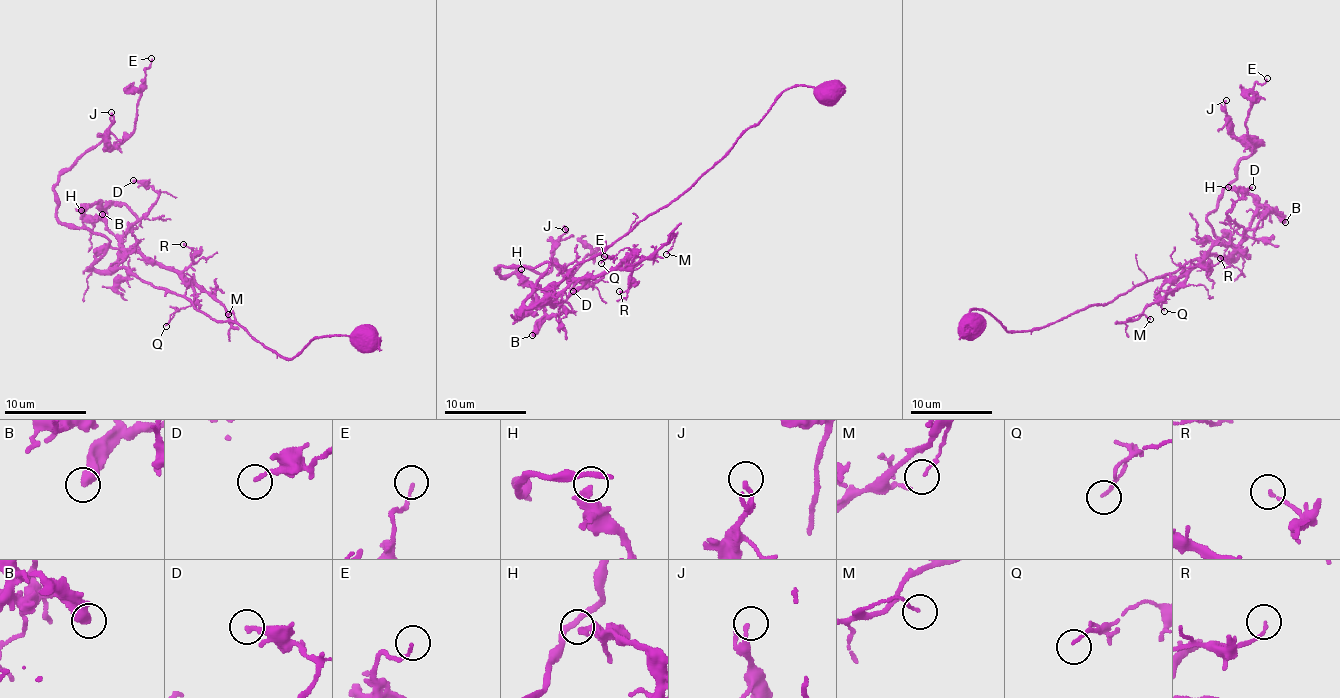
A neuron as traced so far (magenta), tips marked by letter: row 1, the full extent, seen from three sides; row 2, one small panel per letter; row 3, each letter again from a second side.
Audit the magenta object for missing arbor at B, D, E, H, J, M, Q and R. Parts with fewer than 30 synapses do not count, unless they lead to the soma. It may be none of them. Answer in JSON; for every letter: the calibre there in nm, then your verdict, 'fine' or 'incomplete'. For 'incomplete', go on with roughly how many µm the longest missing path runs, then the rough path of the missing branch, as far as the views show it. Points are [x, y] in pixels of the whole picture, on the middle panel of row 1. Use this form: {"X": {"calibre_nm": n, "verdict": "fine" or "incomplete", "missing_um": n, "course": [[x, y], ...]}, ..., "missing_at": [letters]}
{"B": {"calibre_nm": 480, "verdict": "fine"}, "D": {"calibre_nm": 180, "verdict": "fine"}, "E": {"calibre_nm": 110, "verdict": "fine"}, "H": {"calibre_nm": 360, "verdict": "fine"}, "J": {"calibre_nm": 160, "verdict": "fine"}, "M": {"calibre_nm": 110, "verdict": "fine"}, "Q": {"calibre_nm": 100, "verdict": "fine"}, "R": {"calibre_nm": 120, "verdict": "fine"}, "missing_at": []}

